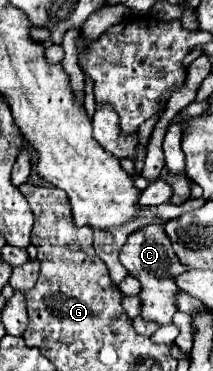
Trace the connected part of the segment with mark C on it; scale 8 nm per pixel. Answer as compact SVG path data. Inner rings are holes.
M150 224L144 226L136 232L132 232L126 240L126 244L120 250L120 262L128 270L130 276L138 278L140 282L140 316L148 322L156 322L158 326L172 324L172 316L178 312L176 298L178 298L178 288L176 288L176 276L186 272L184 264L176 260L176 252L172 252L172 242L168 240L164 226L160 224Z

